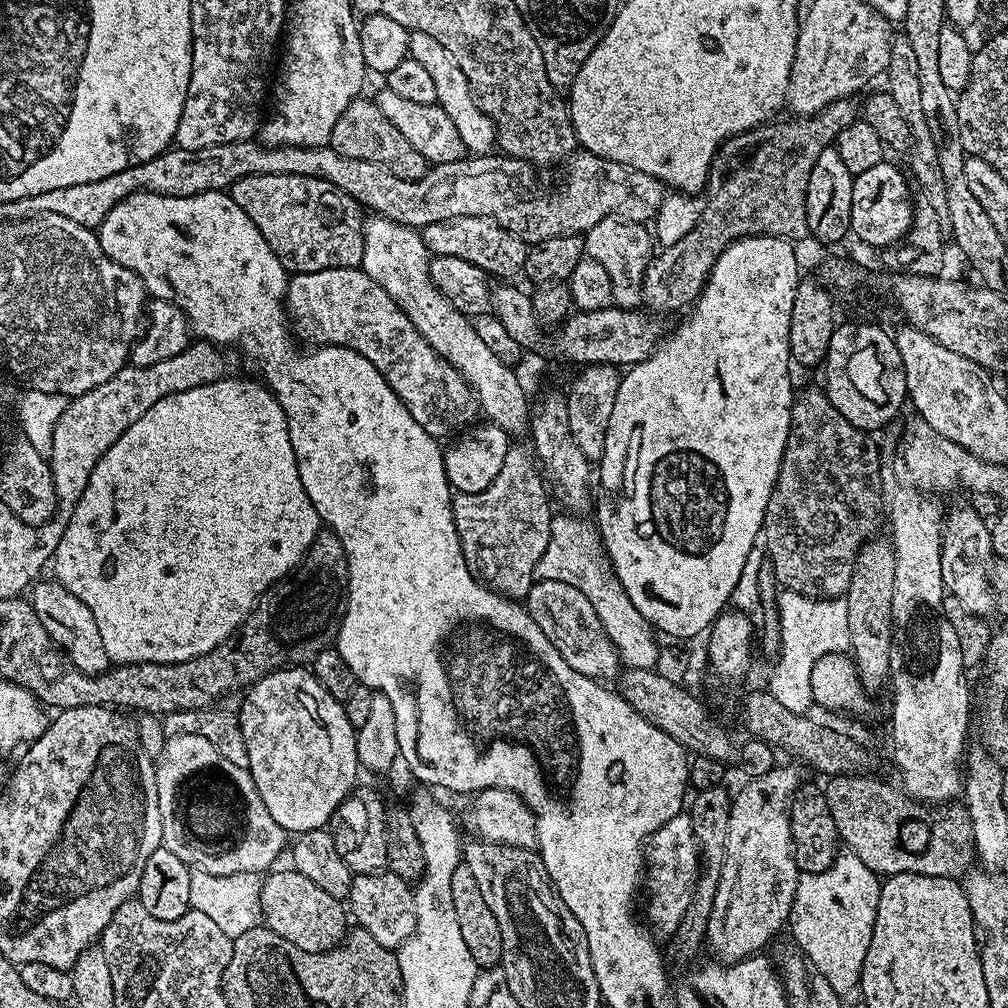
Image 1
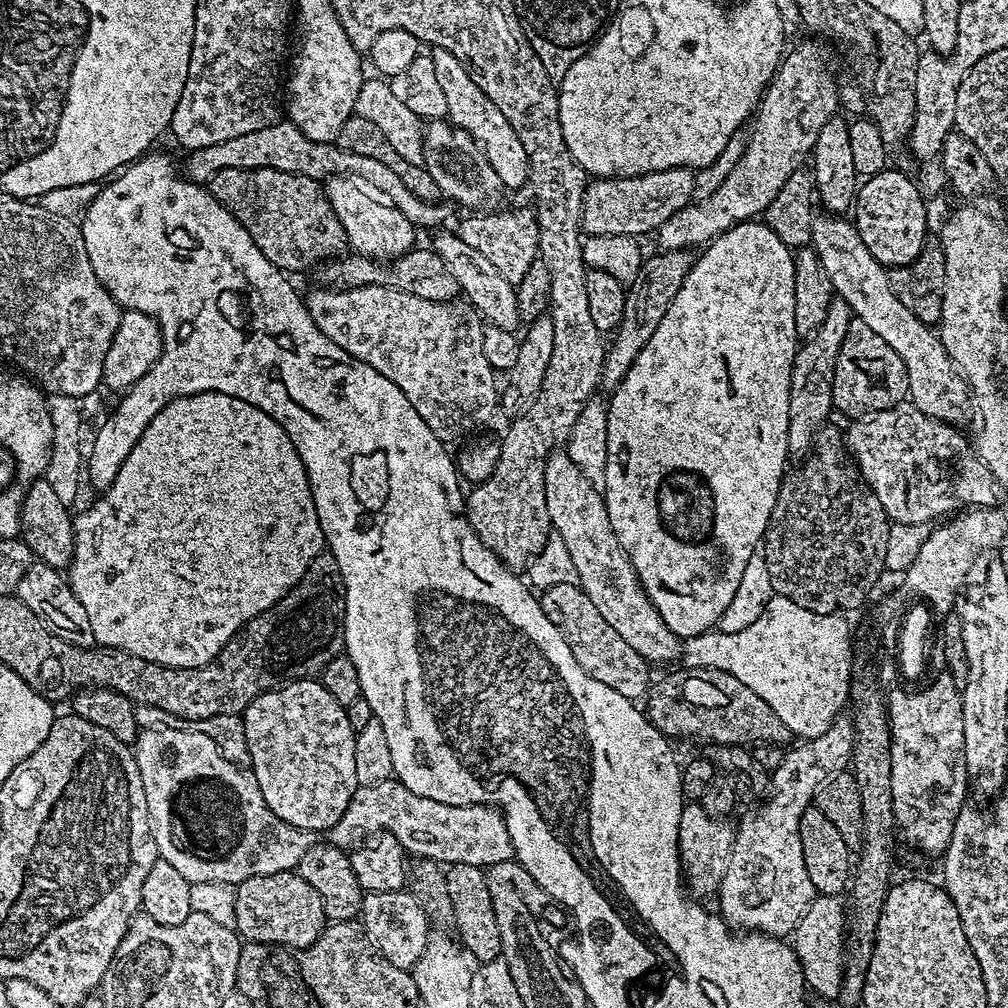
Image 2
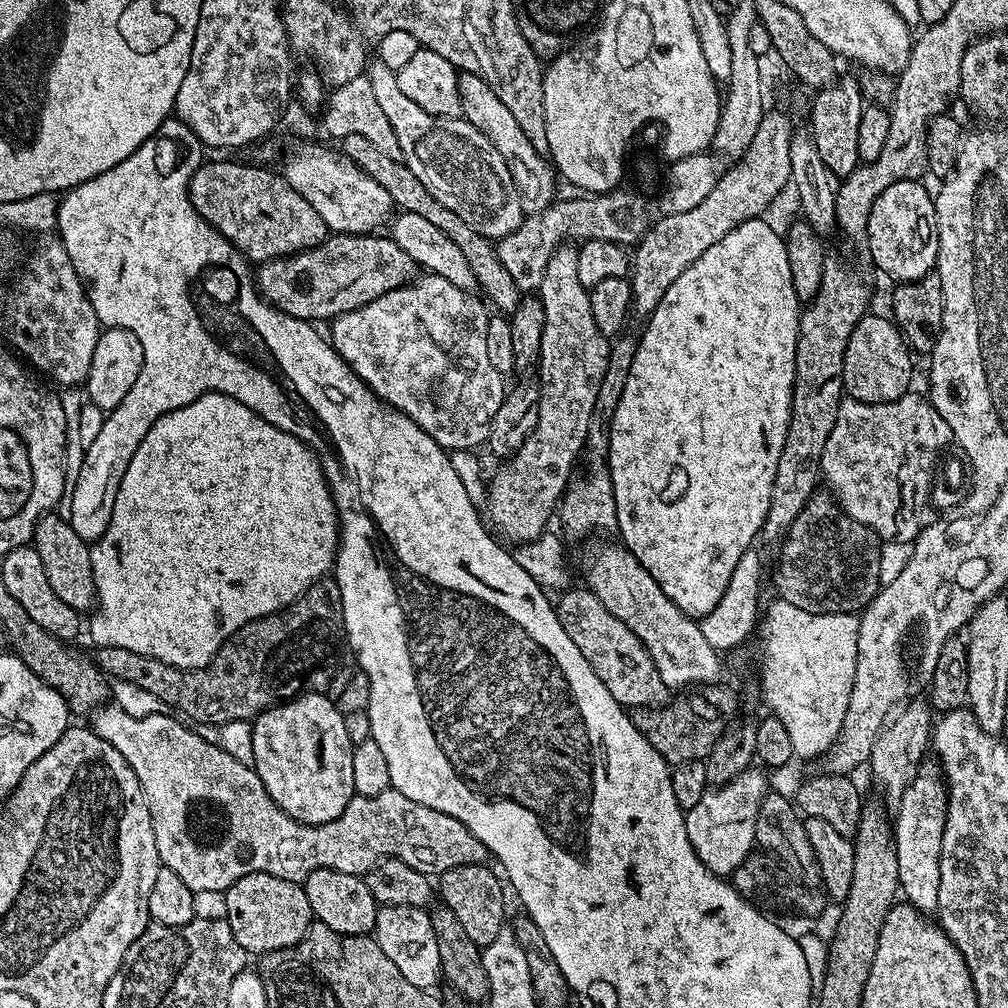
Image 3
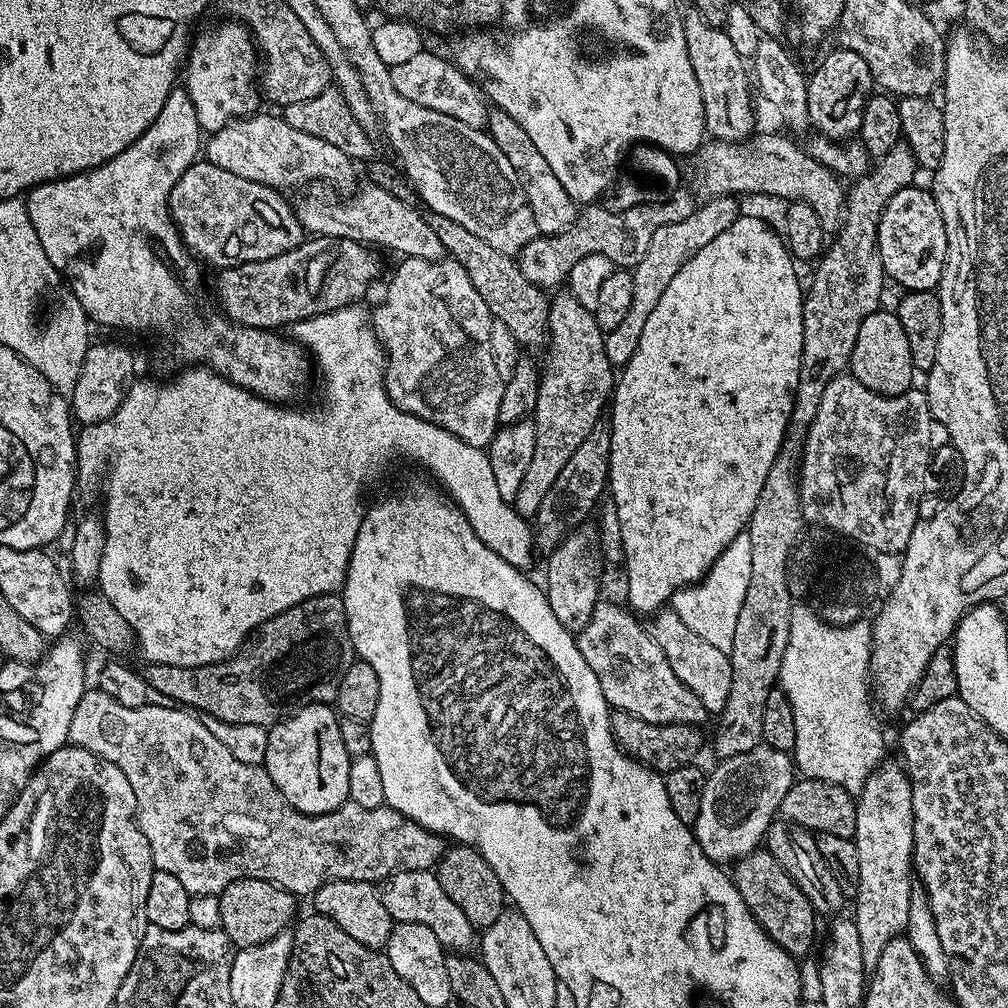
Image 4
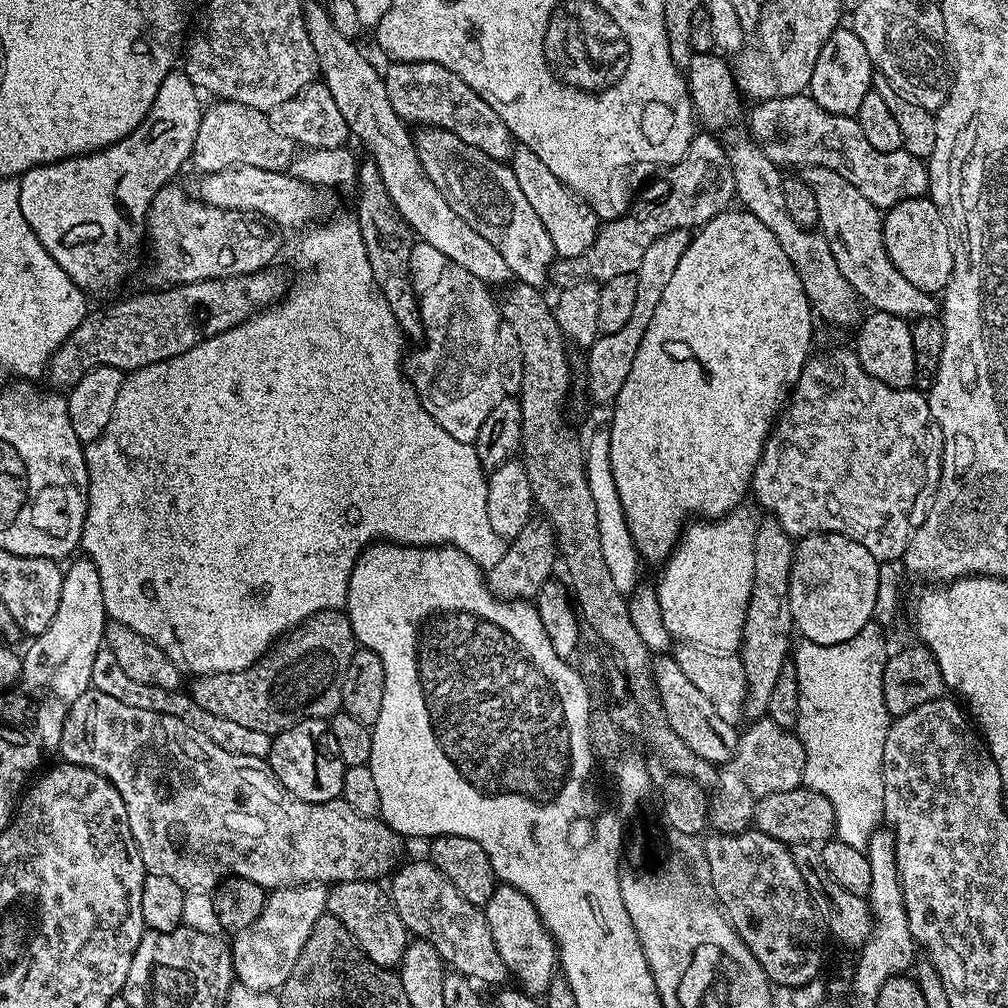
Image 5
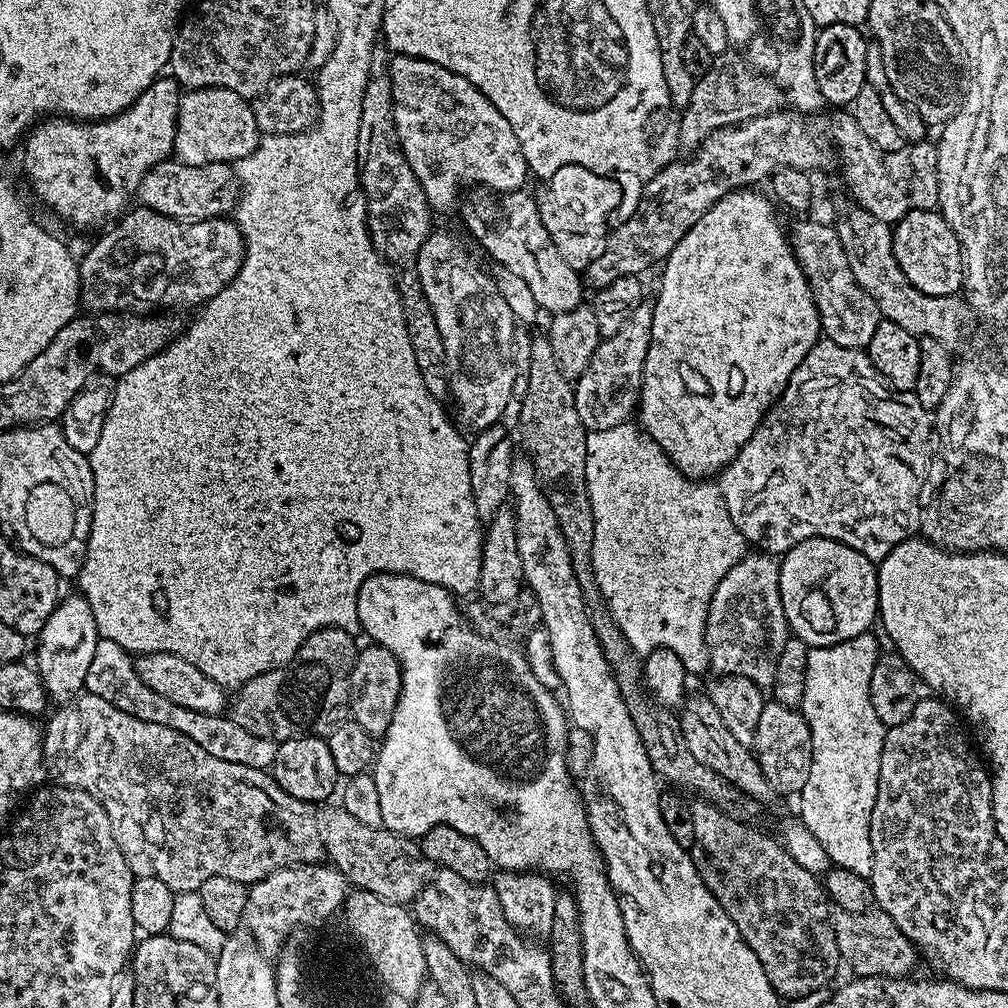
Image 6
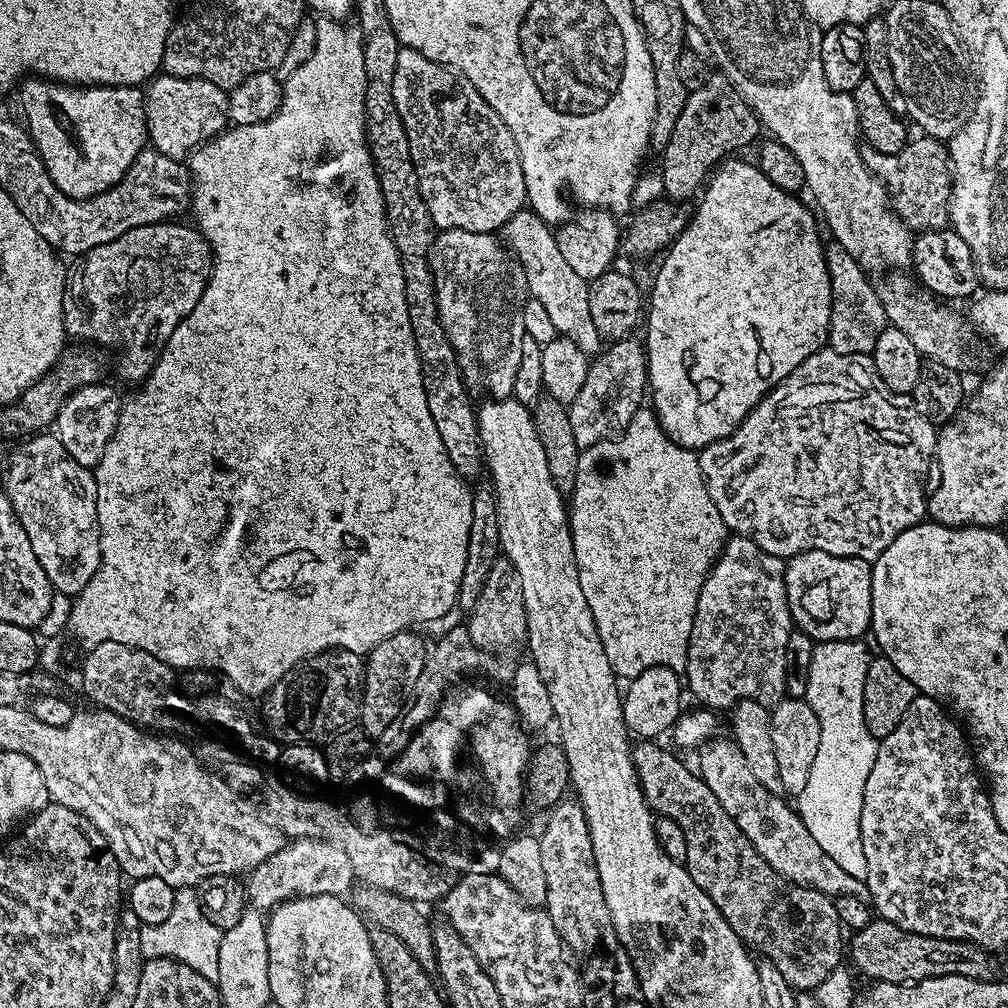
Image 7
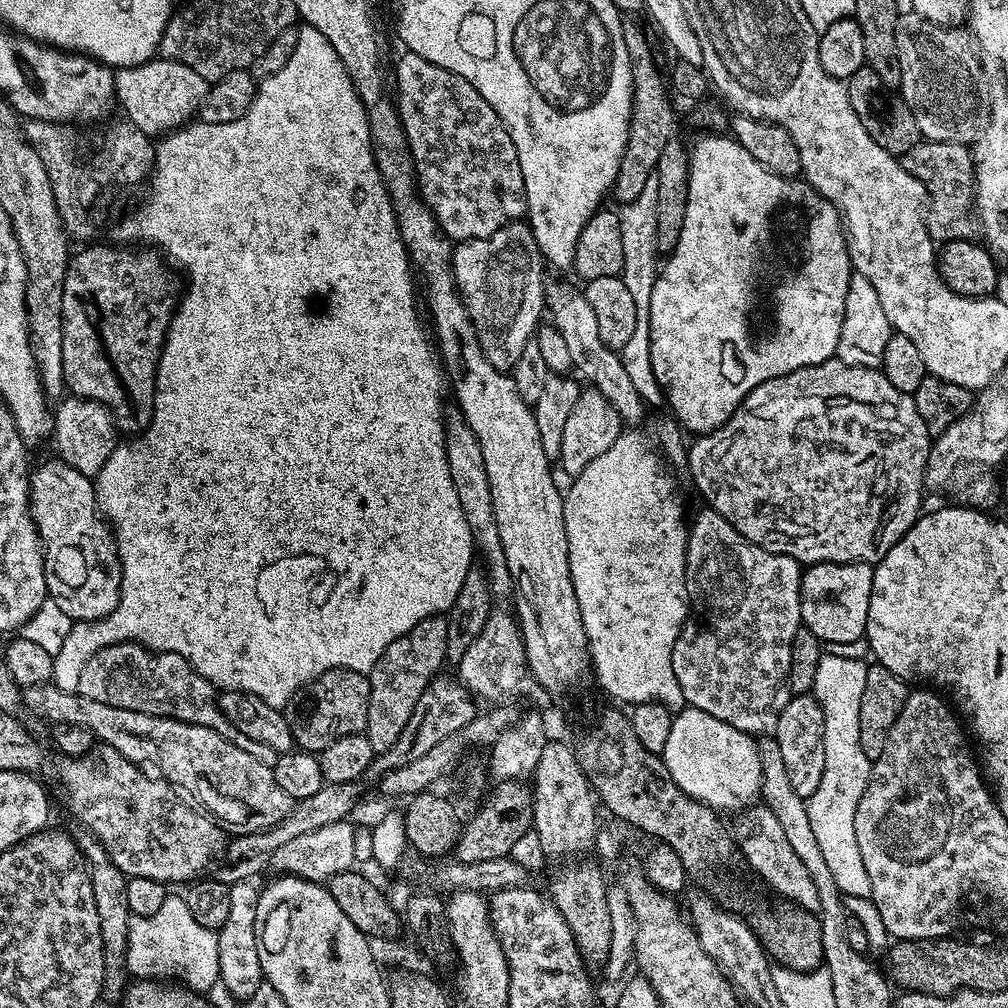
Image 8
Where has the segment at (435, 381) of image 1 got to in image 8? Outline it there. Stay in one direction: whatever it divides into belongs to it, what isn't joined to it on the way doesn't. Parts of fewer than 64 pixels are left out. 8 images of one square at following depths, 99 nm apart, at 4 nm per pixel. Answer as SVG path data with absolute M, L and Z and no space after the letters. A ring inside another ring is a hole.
M513 222L494 234L457 243L452 250L452 278L476 332L482 354L500 372L511 373L522 346L533 339L546 312L546 265L527 223Z

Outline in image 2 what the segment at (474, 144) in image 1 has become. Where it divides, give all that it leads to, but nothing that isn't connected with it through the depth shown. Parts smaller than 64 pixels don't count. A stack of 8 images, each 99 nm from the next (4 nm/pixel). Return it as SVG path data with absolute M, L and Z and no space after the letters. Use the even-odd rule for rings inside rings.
M433 47L430 55L434 62L434 71L438 77L438 82L442 86L446 97L447 119L455 124L457 128L466 130L470 138L474 138L476 145L483 150L490 166L494 166L494 174L498 174L501 185L505 189L520 188L529 183L528 159L526 149L522 147L522 141L518 139L518 134L514 134L514 126L506 122L506 117L502 115L502 110L486 98L486 94L474 82L474 78L468 72L468 68L450 54L450 50Z

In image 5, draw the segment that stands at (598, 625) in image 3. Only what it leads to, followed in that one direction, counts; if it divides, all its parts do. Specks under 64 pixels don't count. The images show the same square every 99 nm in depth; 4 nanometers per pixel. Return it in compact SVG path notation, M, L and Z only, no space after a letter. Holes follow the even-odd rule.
M668 658L664 669L655 673L654 679L662 715L670 730L674 730L674 734L678 734L678 738L682 738L682 742L686 742L686 746L690 746L690 750L698 754L698 758L717 766L724 765L736 749L737 729L726 723L718 715L718 710L714 710L714 705L702 695L702 690L698 690L698 686L694 686L694 682L690 682L690 678L682 674L675 658Z

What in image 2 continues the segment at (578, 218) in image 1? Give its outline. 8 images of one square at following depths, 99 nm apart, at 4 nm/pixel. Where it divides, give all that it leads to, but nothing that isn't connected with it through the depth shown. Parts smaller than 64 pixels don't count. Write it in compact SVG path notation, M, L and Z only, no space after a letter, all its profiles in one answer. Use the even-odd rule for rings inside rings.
M291 122L271 124L262 130L253 130L250 134L229 138L227 142L214 146L193 148L187 153L187 156L187 179L201 186L211 182L214 174L218 174L218 170L254 170L255 168L273 168L283 172L293 172L296 176L308 176L311 180L323 181L329 176L337 175L343 169L340 167L345 164L348 167L345 169L349 173L366 178L369 184L378 186L379 195L398 210L402 210L402 214L406 214L406 218L410 218L421 229L432 227L435 229L440 226L435 226L435 224L440 224L444 220L443 203L429 202L410 194L410 190L406 190L406 186L402 186L402 178L398 178L398 174L394 174L394 170L390 170L390 166L382 166L382 162L378 162L374 158L345 155L335 143L314 142L310 138L306 138L306 134L302 134L302 130L298 130L298 126L294 126ZM691 168L643 172L640 176L596 178L584 189L580 227L588 236L618 234L644 238L647 232L655 233L674 214L688 207L695 195L696 172Z

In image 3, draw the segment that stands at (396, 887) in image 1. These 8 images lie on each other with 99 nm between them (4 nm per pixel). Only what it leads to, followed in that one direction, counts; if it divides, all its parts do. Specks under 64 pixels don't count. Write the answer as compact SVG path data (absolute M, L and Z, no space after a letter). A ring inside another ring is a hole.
M389 904L377 907L374 939L378 942L378 946L382 946L386 958L390 958L390 962L398 966L400 973L413 986L432 990L437 987L436 983L441 983L438 939L434 936L431 918L425 909L414 906L390 906Z

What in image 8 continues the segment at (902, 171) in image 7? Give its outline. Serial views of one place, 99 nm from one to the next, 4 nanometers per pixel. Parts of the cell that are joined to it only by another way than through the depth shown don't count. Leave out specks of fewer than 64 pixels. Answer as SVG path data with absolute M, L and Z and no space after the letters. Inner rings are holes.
M921 139L919 144L904 152L899 161L905 170L924 184L924 225L928 228L932 241L949 244L955 240L972 240L978 232L978 221L973 212L976 166L972 163L969 145Z

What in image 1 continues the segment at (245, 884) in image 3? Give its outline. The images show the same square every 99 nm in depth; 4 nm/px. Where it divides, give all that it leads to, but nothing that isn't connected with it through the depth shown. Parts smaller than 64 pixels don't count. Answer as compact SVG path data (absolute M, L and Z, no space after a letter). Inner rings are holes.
M272 870L263 877L260 889L260 914L263 923L274 934L294 942L298 950L307 952L331 952L343 941L350 928L350 916L345 905L334 894L326 894L306 874L295 870L276 872Z

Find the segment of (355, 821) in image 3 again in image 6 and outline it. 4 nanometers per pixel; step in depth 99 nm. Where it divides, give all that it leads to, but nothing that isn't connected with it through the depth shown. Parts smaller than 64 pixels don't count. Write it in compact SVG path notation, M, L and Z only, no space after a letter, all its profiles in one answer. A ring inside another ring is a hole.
M77 694L71 700L61 703L60 708L42 728L44 742L44 762L49 773L57 776L59 783L65 788L82 788L106 810L116 835L118 846L130 866L133 877L153 876L158 882L166 882L172 891L195 892L206 882L206 878L221 876L234 878L234 882L242 882L249 886L258 883L262 878L274 874L279 868L293 868L295 864L315 864L325 855L323 842L317 828L317 817L303 800L296 800L286 790L278 786L271 774L262 768L238 766L238 762L222 762L222 758L213 758L206 754L198 742L190 742L186 734L178 734L178 730L170 730L170 726L158 726L158 722L142 722L142 718L134 718L134 714L126 714L126 710L118 710L106 702L106 698L98 698L87 694Z

